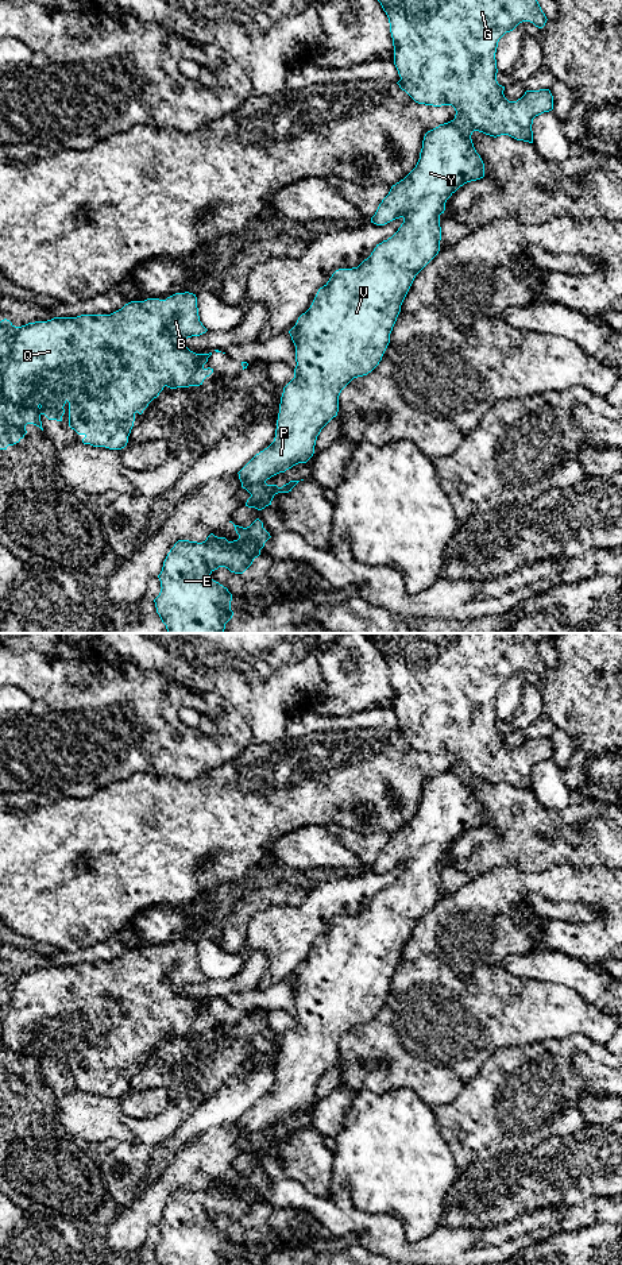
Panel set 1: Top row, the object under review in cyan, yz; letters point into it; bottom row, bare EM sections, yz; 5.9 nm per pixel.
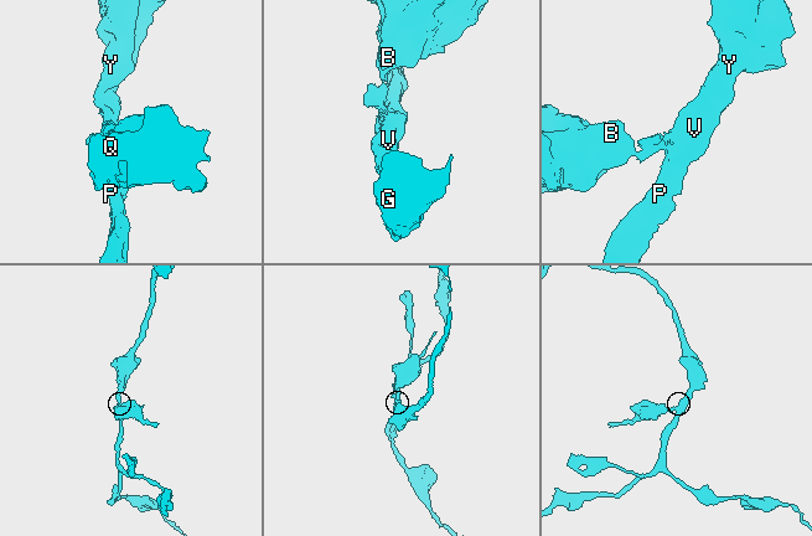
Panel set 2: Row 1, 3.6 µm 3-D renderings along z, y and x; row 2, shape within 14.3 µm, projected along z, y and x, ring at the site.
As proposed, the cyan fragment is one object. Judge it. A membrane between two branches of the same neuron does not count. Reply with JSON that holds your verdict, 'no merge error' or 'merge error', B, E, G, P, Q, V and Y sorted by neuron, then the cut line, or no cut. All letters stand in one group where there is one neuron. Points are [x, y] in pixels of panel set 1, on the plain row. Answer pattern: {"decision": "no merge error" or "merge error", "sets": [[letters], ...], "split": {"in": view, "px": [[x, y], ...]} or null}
{"decision": "merge error", "sets": [["B", "Q"], ["E", "G", "P", "V", "Y"]], "split": {"in": "yz", "px": [[293, 975], [296, 992]]}}

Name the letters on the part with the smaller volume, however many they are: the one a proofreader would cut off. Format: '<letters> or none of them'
B, Q

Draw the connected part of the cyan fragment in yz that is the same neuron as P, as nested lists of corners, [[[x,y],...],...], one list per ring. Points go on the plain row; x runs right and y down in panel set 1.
[[[364,633],[378,647],[390,671],[394,694],[394,713],[401,728],[397,730],[416,751],[441,755],[452,753],[455,767],[428,779],[422,788],[420,807],[416,815],[399,830],[391,834],[379,852],[371,871],[385,873],[402,865],[398,879],[376,892],[371,903],[358,915],[339,917],[329,929],[318,937],[310,956],[302,961],[295,976],[294,1026],[283,1035],[277,1068],[274,1089],[256,1102],[237,1122],[242,1135],[251,1145],[246,1154],[258,1158],[271,1153],[278,1141],[289,1141],[300,1129],[290,1129],[278,1135],[267,1133],[271,1125],[285,1121],[298,1111],[306,1111],[314,1102],[314,1094],[321,1077],[337,1064],[341,1038],[358,1025],[371,1021],[382,1008],[390,991],[390,981],[401,960],[401,953],[416,923],[439,902],[441,888],[440,863],[447,848],[464,832],[484,825],[484,811],[476,801],[471,783],[474,779],[490,784],[509,783],[517,788],[533,791],[533,767],[553,757],[553,744],[549,737],[526,738],[517,749],[509,749],[505,734],[497,729],[495,701],[499,687],[513,679],[519,671],[530,670],[542,676],[546,664],[537,645],[528,633]]]

